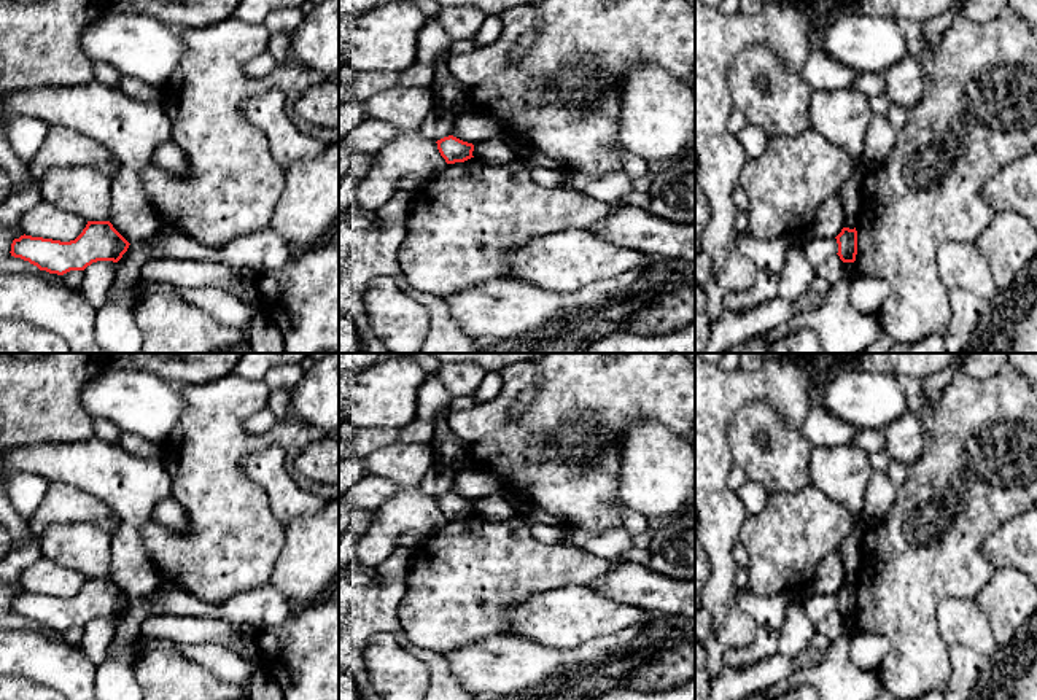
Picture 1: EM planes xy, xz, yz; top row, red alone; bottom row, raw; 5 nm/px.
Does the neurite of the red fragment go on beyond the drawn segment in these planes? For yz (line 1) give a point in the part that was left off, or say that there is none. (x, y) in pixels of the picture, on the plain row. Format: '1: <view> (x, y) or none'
1: none

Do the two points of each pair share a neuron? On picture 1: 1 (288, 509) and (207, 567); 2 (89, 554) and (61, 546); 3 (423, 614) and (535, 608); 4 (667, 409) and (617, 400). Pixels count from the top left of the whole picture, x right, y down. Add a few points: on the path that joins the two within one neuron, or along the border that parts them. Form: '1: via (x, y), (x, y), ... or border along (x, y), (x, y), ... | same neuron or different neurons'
1: border along (260, 484), (266, 493), (271, 513), (285, 527) | different neurons
2: via (83, 548), (67, 546) | same neuron
3: border along (543, 589), (511, 606), (509, 629), (504, 633) | different neurons
4: via (654, 400), (630, 400) | same neuron

